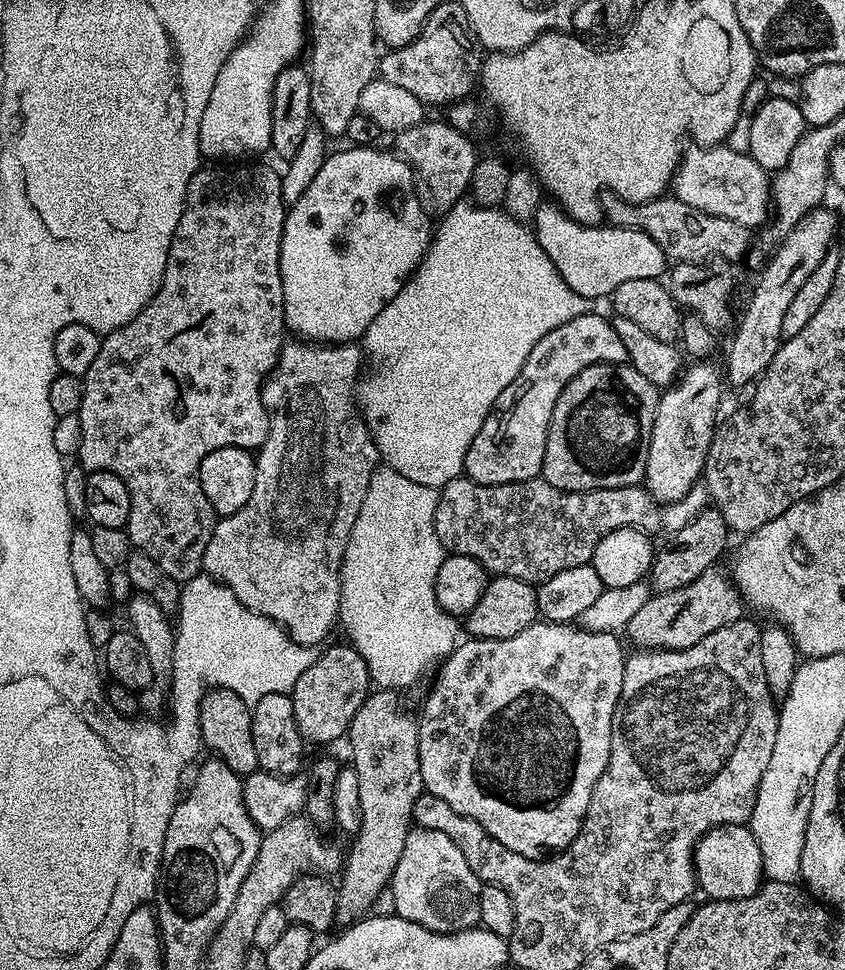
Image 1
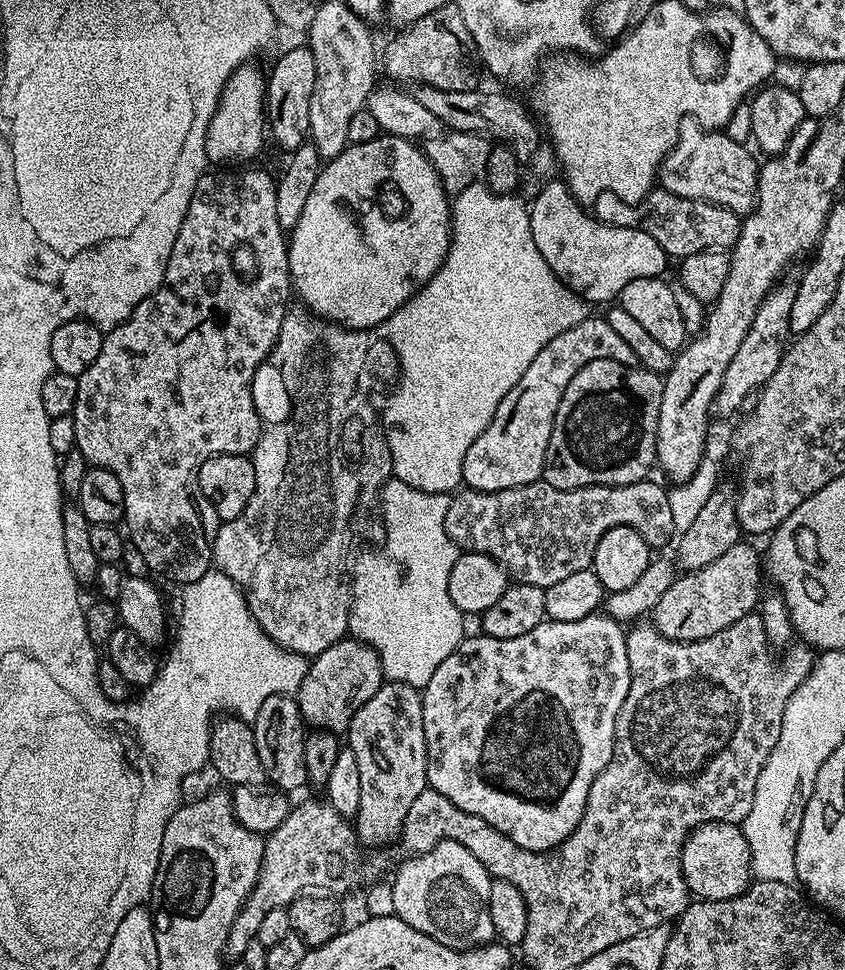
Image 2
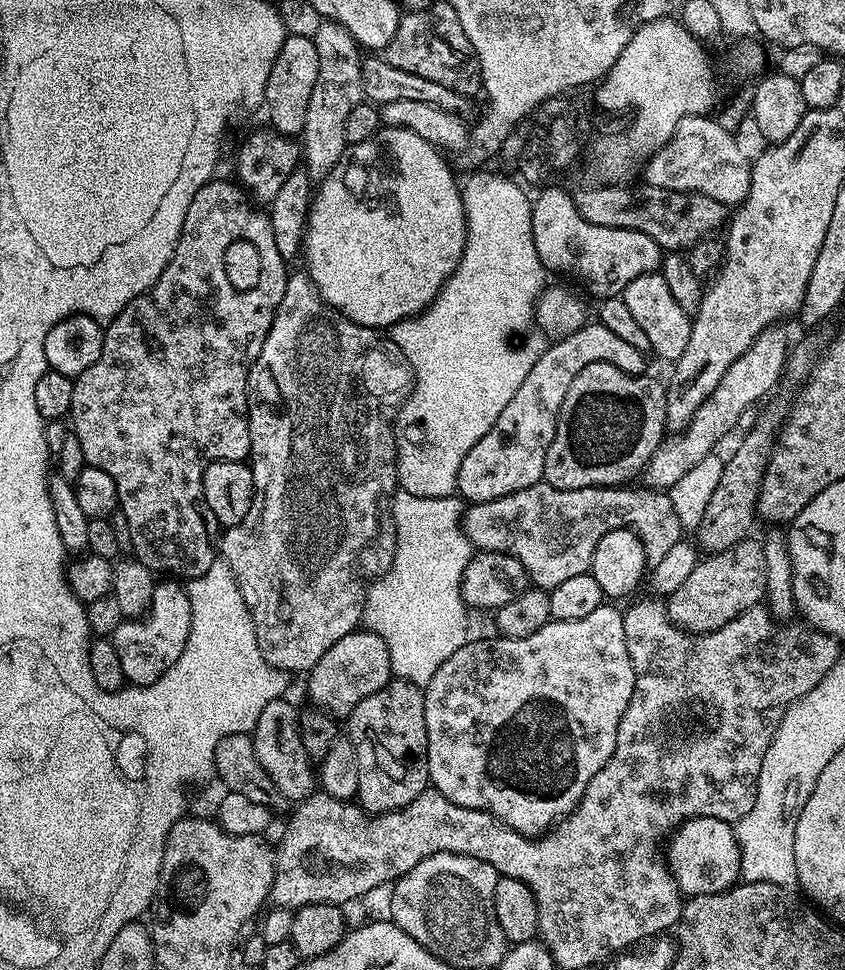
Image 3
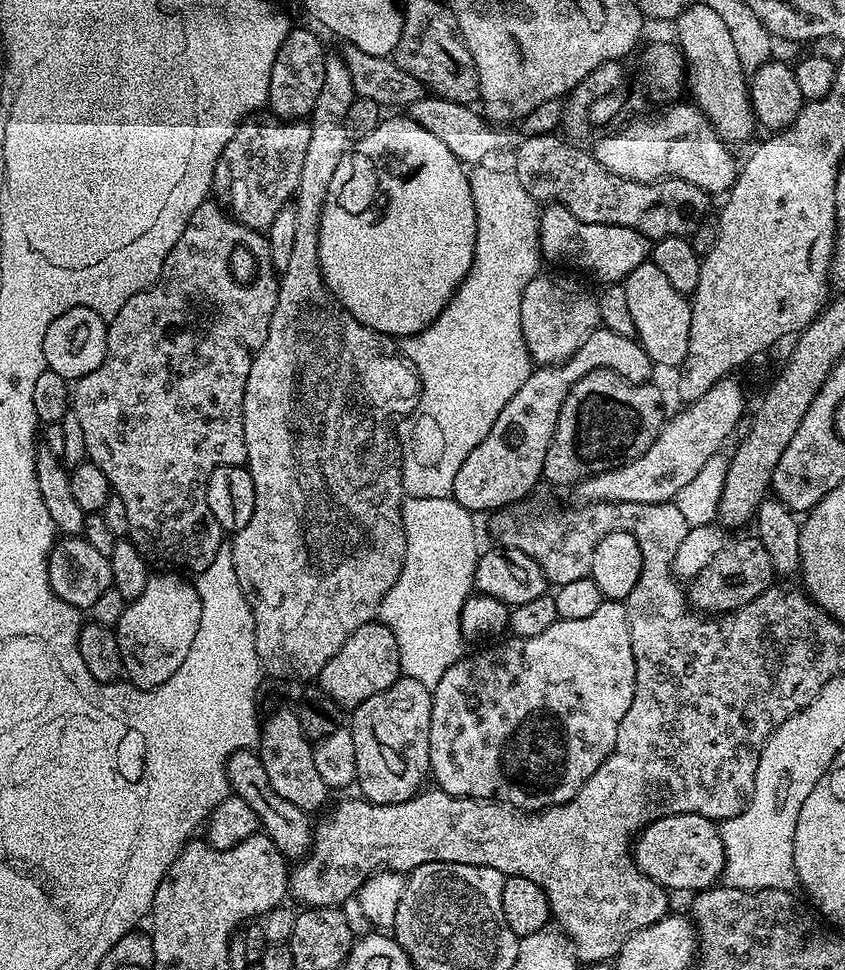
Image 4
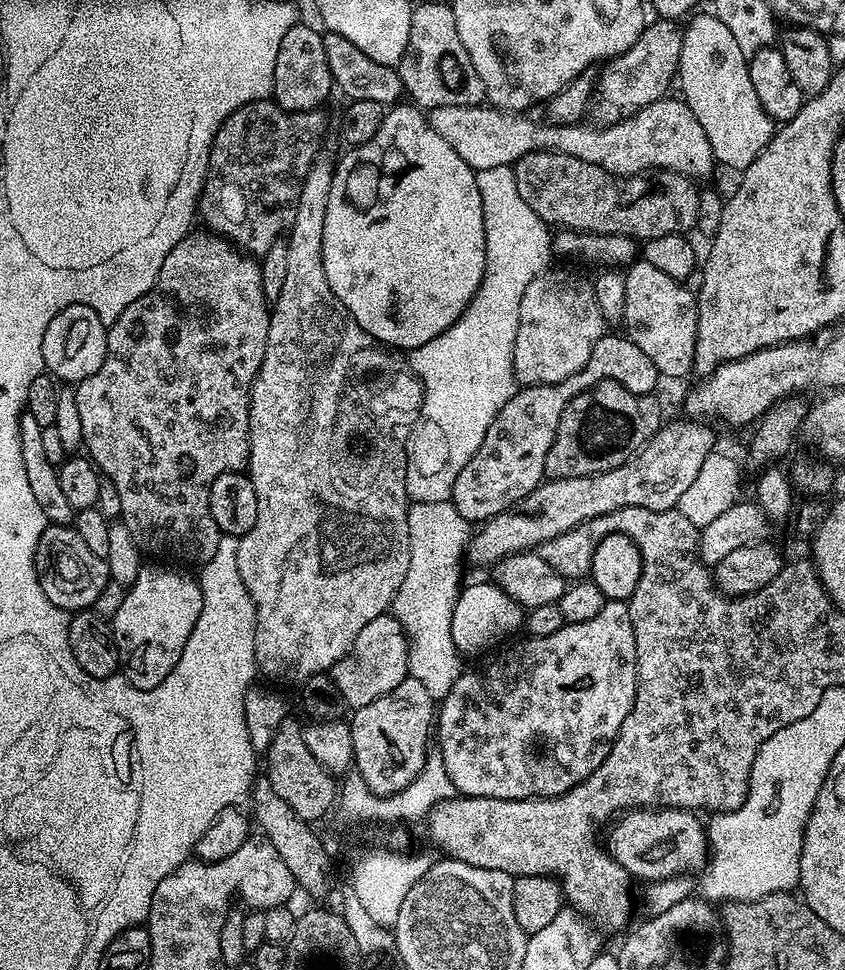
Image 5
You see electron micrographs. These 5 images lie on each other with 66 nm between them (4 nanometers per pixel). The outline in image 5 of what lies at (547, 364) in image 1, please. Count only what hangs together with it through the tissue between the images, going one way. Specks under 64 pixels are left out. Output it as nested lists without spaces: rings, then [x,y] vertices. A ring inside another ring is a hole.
[[[606,334],[594,346],[586,366],[578,374],[570,374],[557,384],[534,384],[521,387],[498,410],[482,446],[462,466],[462,474],[454,481],[451,504],[470,522],[483,522],[503,512],[515,509],[520,501],[528,497],[545,479],[544,467],[546,454],[554,442],[562,410],[579,394],[604,380],[613,380],[615,384],[626,386],[630,394],[647,396],[655,393],[656,383],[662,380],[660,371],[646,358],[646,353],[638,350],[623,334]]]

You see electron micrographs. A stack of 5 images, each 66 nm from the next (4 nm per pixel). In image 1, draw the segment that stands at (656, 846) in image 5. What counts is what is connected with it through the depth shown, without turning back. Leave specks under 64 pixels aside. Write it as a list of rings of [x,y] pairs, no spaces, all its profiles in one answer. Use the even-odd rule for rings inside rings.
[[[723,824],[711,828],[696,843],[696,850],[692,854],[692,866],[696,870],[699,891],[704,891],[708,900],[750,898],[750,894],[759,890],[765,879],[762,850],[758,850],[758,842],[748,824]]]

